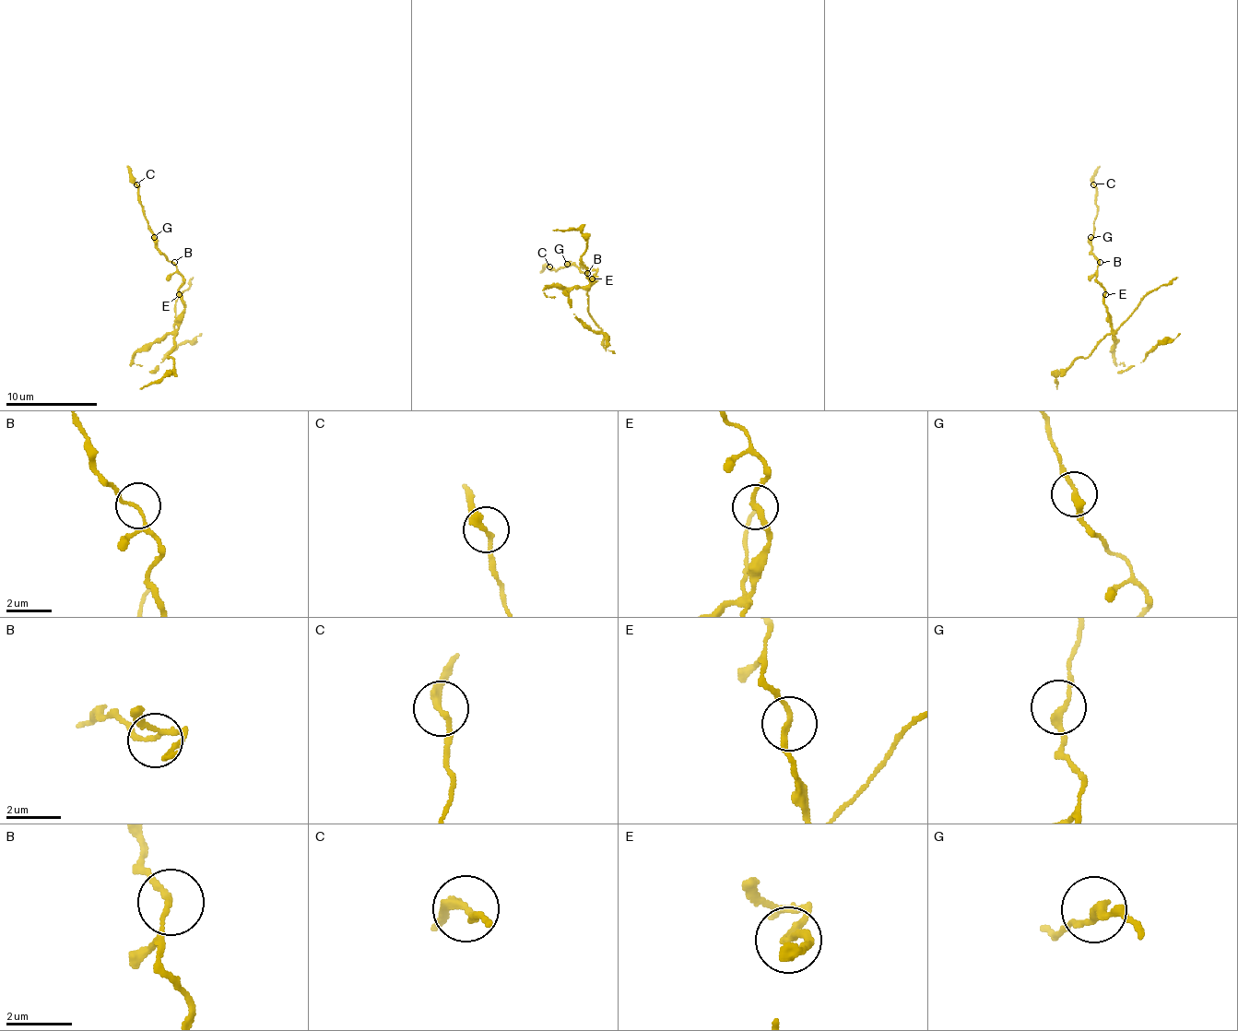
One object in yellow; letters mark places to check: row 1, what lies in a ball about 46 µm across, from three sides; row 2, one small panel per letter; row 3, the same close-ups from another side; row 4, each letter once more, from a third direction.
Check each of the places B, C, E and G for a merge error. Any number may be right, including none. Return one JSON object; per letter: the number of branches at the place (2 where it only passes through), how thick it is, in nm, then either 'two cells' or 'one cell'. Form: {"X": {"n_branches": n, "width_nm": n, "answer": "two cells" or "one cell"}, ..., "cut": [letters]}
{"B": {"n_branches": 2, "width_nm": 130, "answer": "one cell"}, "C": {"n_branches": 2, "width_nm": 260, "answer": "one cell"}, "E": {"n_branches": 2, "width_nm": 190, "answer": "two cells"}, "G": {"n_branches": 2, "width_nm": 240, "answer": "one cell"}, "cut": ["E"]}

